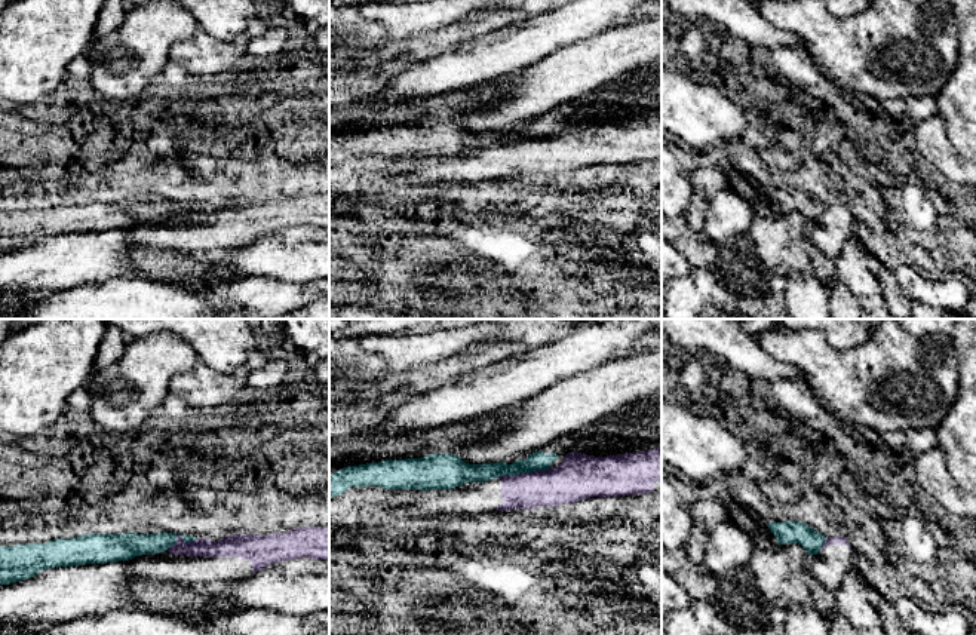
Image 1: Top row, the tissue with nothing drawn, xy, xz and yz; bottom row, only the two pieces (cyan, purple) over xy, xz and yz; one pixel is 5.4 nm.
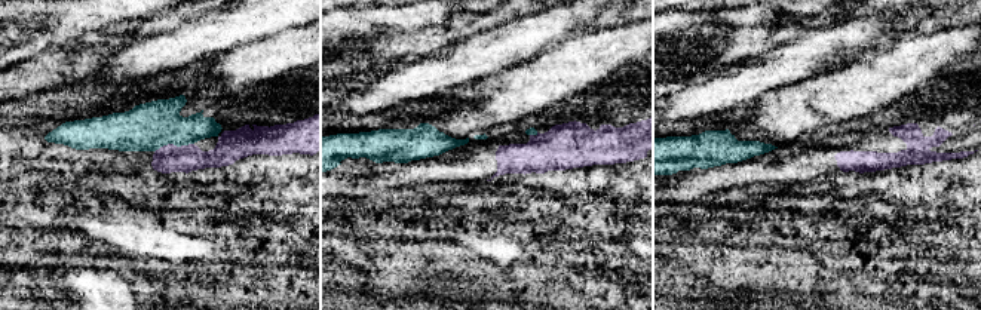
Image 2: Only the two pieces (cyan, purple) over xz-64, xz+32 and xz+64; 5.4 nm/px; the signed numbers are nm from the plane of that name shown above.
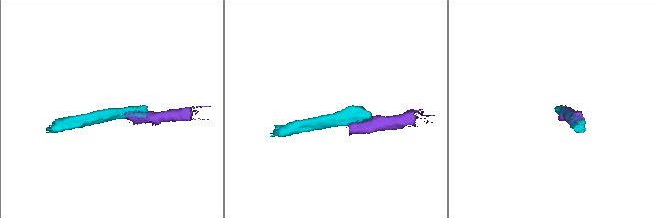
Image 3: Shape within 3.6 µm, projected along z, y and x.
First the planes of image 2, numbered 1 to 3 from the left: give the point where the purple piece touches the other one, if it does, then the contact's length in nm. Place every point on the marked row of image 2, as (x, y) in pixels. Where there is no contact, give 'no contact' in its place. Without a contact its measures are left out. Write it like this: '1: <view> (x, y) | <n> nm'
1: xz-64 (174, 144) | 220 nm
2: xz+32 (532, 134) | 30 nm
3: no contact

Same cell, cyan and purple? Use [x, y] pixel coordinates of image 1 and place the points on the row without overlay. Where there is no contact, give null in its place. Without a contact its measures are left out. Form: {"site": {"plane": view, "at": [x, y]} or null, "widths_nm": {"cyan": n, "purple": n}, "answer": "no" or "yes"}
{"site": {"plane": "xz", "at": [524, 140]}, "widths_nm": {"cyan": 110, "purple": 220}, "answer": "no"}

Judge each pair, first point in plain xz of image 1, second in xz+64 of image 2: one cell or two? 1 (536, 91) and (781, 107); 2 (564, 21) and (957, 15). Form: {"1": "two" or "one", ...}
{"1": "one", "2": "two"}

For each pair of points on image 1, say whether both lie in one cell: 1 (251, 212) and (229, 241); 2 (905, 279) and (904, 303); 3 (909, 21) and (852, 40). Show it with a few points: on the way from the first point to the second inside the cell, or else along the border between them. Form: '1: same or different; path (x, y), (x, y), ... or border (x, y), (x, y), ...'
1: same; path (244, 220), (230, 233)
2: different; border (893, 272), (899, 288), (912, 303)
3: same; path (895, 36), (887, 40), (866, 40)

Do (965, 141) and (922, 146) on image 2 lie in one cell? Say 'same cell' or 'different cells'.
different cells

